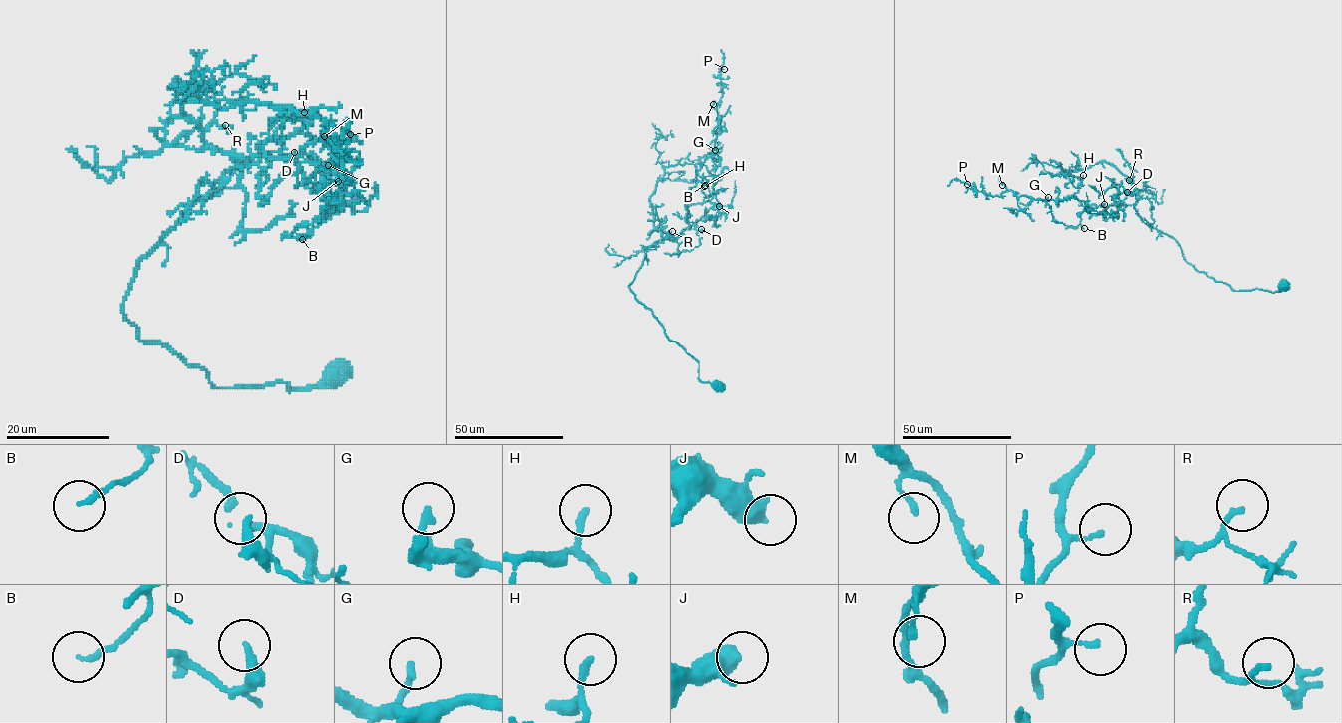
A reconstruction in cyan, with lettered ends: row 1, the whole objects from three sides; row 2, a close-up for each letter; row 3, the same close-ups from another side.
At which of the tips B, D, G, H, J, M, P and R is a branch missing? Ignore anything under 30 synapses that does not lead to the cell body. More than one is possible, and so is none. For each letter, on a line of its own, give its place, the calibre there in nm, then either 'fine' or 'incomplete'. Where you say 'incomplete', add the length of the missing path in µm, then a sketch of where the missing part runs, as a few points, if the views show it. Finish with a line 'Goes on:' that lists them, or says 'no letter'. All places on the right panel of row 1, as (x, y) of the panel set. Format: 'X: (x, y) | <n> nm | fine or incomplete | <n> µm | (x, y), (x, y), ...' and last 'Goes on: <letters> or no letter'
B: (1084, 228) | 160 nm | fine
D: (1127, 192) | 320 nm | fine
G: (1048, 197) | 220 nm | incomplete | 10 µm
H: (1083, 175) | 200 nm | fine
J: (1104, 204) | 550 nm | fine
M: (1002, 185) | 140 nm | fine
P: (967, 184) | 90 nm | fine
R: (1129, 180) | 160 nm | fine
Goes on: G

